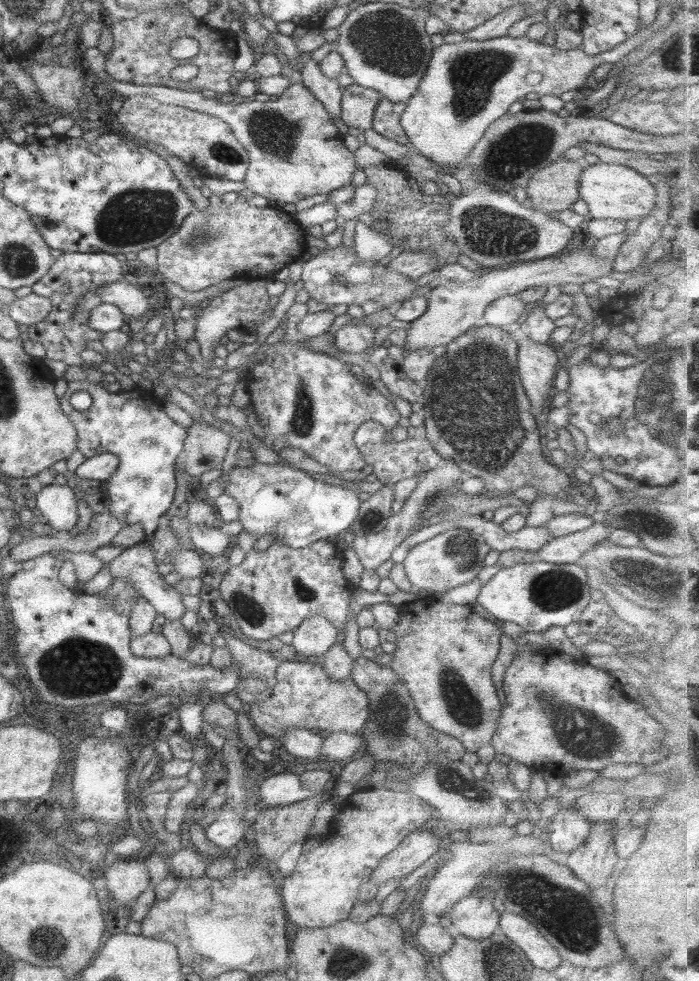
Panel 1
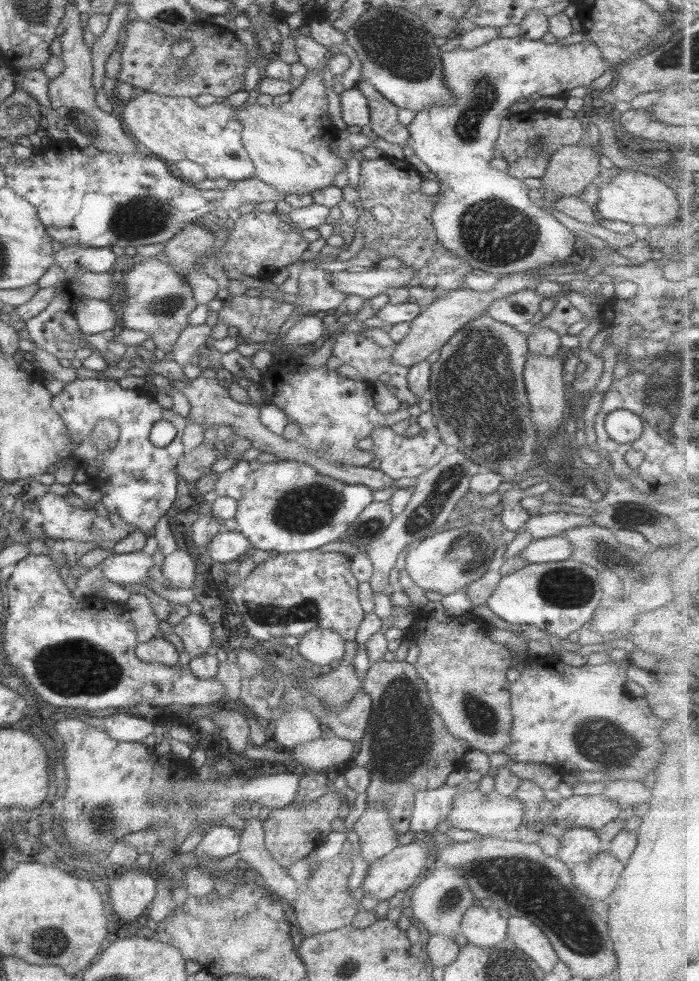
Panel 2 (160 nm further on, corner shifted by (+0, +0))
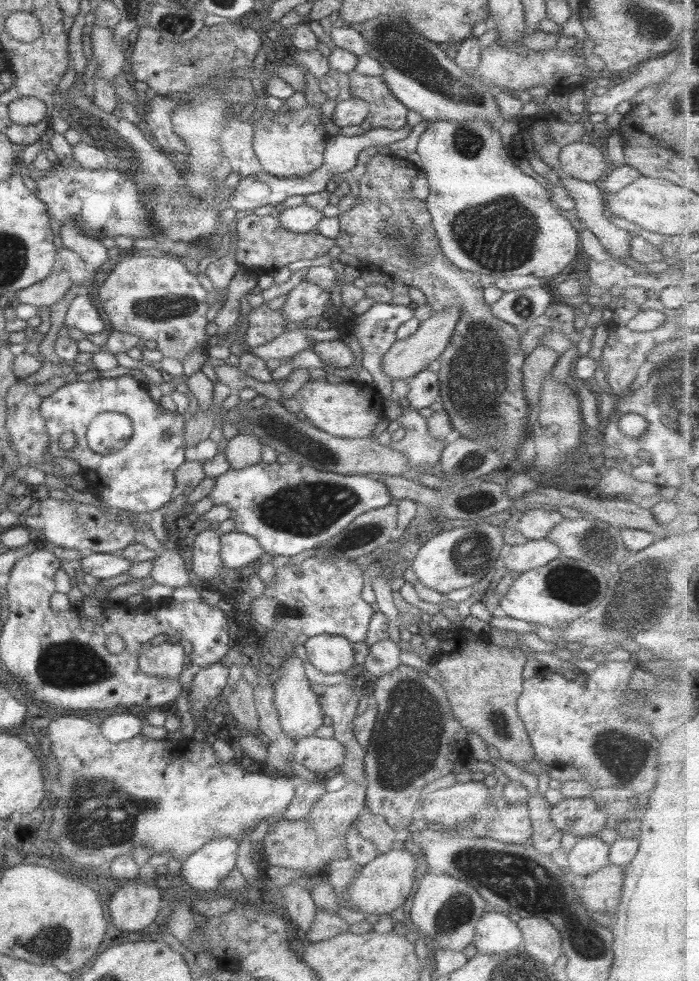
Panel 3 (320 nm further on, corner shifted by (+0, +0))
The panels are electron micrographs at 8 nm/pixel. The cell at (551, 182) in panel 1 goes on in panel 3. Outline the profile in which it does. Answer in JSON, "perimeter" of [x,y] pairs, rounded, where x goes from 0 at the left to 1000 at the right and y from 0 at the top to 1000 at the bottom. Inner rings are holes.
{"perimeter":[[[815,145],[801,150],[798,164],[801,174],[805,174],[807,178],[840,187],[861,182],[873,171],[854,145]]]}

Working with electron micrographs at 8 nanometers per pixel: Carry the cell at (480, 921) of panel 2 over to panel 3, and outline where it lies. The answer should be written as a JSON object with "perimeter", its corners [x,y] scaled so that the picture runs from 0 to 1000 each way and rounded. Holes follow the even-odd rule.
{"perimeter":[[[694,930],[680,941],[677,950],[677,964],[682,971],[717,972],[728,968],[745,968],[747,956],[731,936],[711,930]]]}

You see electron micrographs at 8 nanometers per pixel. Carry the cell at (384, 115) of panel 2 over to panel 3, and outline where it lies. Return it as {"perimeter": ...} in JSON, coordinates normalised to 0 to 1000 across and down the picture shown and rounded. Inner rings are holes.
{"perimeter":[[[501,71],[495,76],[501,98],[519,102],[526,108],[521,122],[525,122],[531,129],[568,133],[579,126],[585,111],[557,94],[548,81],[506,71]]]}

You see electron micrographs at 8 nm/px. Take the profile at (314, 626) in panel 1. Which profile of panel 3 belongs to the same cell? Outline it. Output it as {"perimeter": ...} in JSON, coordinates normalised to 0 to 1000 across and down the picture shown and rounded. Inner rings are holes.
{"perimeter":[[[445,648],[433,657],[442,678],[466,689],[481,685],[501,687],[509,683],[504,655],[491,649]]]}

